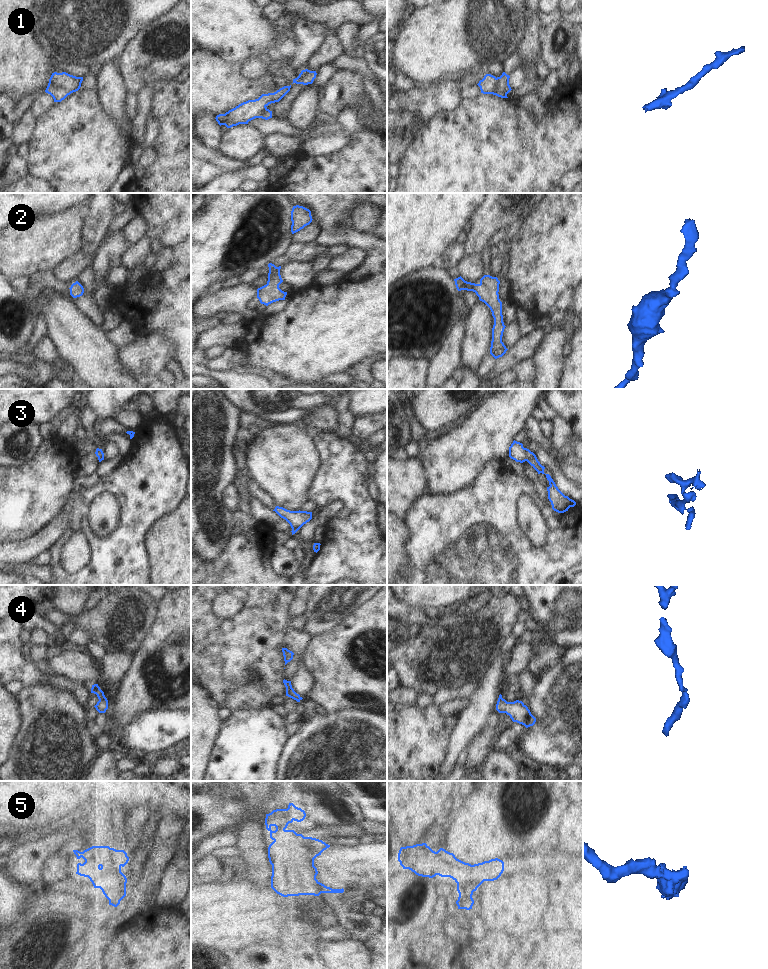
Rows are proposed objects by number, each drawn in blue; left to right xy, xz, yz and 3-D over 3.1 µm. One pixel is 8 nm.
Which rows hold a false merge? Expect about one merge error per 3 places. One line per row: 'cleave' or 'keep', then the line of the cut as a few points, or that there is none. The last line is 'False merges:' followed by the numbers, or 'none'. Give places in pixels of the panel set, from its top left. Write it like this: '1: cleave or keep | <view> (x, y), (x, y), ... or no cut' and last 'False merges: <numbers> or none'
1: keep | no cut
2: keep | no cut
3: keep | no cut
4: keep | no cut
5: keep | no cut
False merges: none

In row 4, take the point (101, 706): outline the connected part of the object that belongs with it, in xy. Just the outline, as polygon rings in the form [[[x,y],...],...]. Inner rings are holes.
[[[98,684],[92,685],[91,693],[96,694],[99,699],[97,704],[94,706],[96,708],[96,710],[99,713],[105,713],[106,710],[108,709],[108,700],[105,697],[104,692],[98,686]]]

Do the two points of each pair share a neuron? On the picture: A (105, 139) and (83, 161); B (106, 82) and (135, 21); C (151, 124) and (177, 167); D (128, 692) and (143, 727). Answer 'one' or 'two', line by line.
A: one
B: two
C: two
D: two

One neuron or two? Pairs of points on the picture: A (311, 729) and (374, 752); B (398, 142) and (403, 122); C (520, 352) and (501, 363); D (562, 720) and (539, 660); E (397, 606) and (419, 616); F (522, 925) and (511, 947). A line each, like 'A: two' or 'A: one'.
A: one
B: one
C: one
D: two
E: one
F: two

